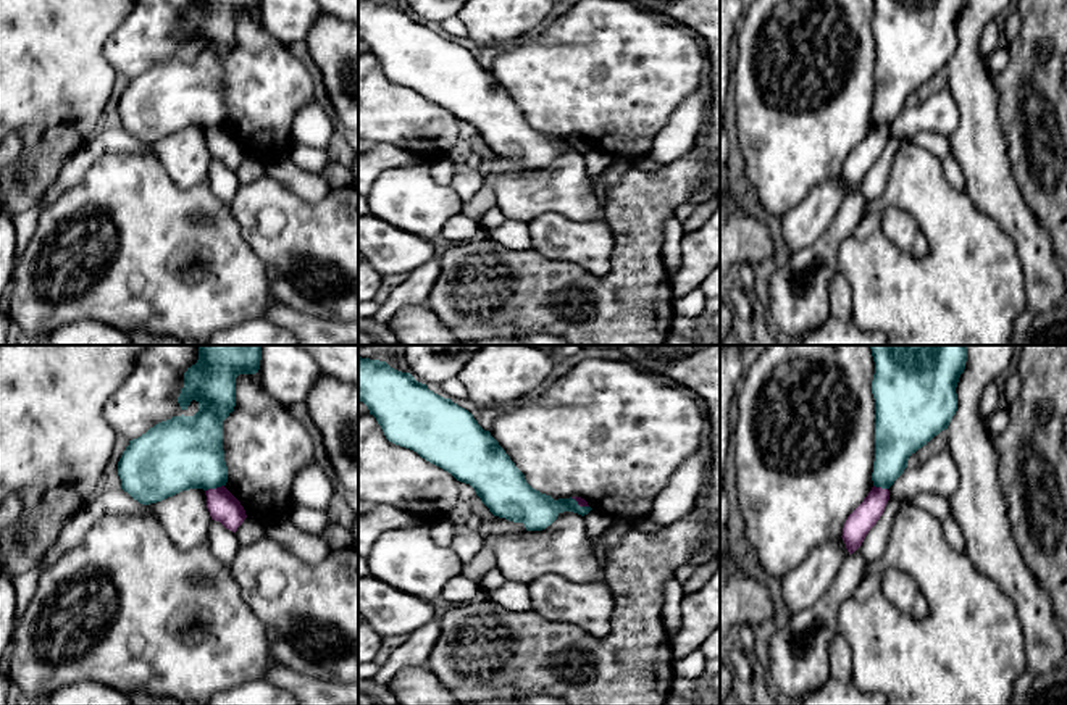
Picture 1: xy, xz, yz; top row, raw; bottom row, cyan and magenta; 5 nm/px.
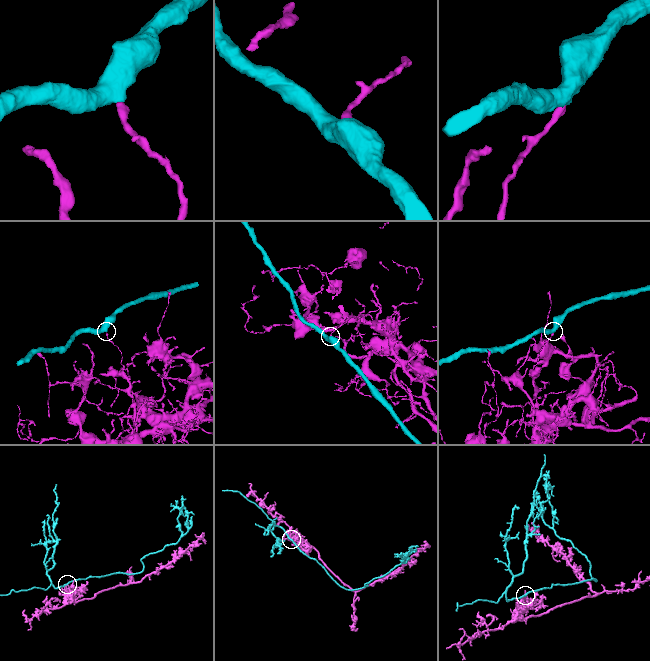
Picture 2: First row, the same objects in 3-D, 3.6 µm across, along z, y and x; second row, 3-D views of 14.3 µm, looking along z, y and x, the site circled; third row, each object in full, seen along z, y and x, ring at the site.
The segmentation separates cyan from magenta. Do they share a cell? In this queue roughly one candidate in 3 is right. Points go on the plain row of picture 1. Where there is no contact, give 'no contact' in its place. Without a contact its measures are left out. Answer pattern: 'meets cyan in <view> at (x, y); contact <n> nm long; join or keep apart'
meets cyan in xy at (213, 126); contact 100 nm long; keep apart

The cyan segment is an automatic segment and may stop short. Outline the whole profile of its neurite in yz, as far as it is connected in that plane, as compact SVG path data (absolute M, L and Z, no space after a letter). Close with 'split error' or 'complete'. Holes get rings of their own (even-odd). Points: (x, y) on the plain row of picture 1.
M875 0L875 126L889 127L907 98L948 68L965 0Z; complete

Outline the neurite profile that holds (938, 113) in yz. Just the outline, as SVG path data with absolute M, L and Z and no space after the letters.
M946 87L933 92L917 106L906 106L888 127L889 136L909 142L918 132L933 132L949 137L959 124L959 106Z

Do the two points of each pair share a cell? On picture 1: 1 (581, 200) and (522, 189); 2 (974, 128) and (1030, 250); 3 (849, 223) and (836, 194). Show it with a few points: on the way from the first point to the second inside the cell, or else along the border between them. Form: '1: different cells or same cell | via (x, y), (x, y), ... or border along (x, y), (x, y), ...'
1: same cell | via (567, 191), (536, 191)
2: same cell | via (983, 158), (993, 191), (1016, 220)
3: different cells | border along (849, 194), (820, 236)

